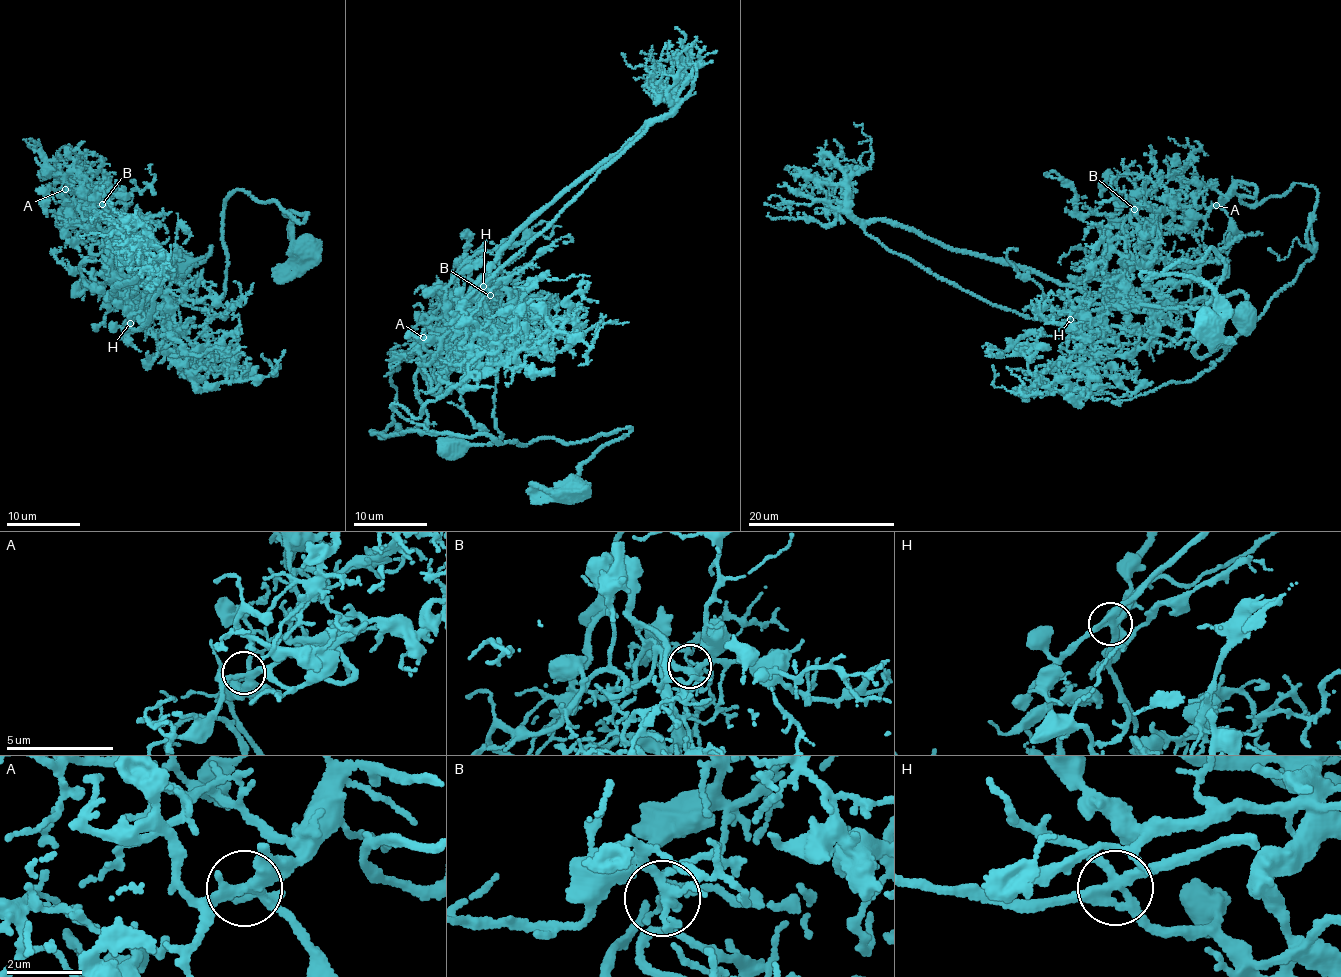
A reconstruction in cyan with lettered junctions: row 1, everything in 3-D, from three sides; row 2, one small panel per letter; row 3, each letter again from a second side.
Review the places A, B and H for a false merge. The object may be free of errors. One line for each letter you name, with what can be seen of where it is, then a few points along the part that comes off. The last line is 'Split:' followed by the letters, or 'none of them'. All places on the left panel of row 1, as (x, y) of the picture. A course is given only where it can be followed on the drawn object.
H: place (130, 323); course (130, 324), (132, 331), (144, 326), (162, 281), (151, 263), (113, 293), (125, 300), (132, 312), (120, 339)
Split: H

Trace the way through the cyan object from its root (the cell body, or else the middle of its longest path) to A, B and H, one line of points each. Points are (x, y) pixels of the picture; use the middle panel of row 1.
A: (573, 491), (629, 428), (521, 447), (371, 433), (395, 421), (402, 356), (431, 375), (423, 337)
B: (573, 491), (629, 428), (521, 447), (422, 434), (423, 358), (451, 327), (491, 324), (490, 295)
H: (573, 491), (578, 468), (629, 428), (521, 447), (422, 434), (415, 374), (484, 301), (484, 286)

